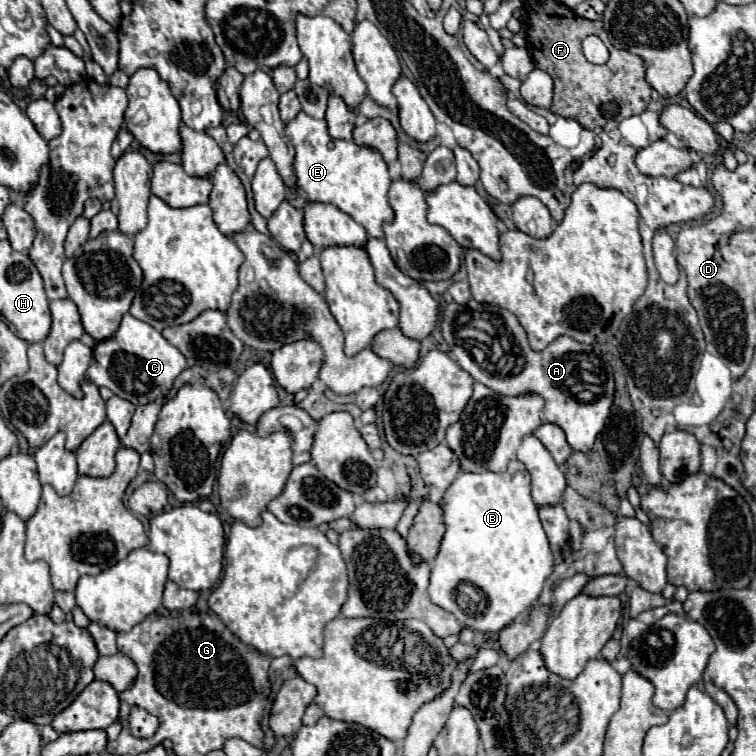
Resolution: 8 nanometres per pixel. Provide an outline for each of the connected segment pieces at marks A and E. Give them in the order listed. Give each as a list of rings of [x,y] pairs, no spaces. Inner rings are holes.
[[[469,301],[467,305],[447,303],[441,319],[443,337],[451,347],[453,359],[479,383],[489,389],[519,397],[527,393],[535,393],[545,401],[545,421],[555,423],[567,435],[567,443],[573,451],[589,453],[597,435],[603,431],[613,397],[615,397],[615,381],[611,373],[611,365],[605,355],[593,345],[581,345],[577,341],[559,339],[553,349],[545,349],[543,353],[535,353],[529,347],[527,333],[521,329],[519,321],[505,309],[481,305],[477,301]],[[473,313],[491,313],[491,317],[499,317],[505,333],[509,335],[489,335],[487,331],[473,327]]]
[[[299,113],[285,133],[295,147],[295,177],[297,185],[315,203],[331,203],[343,213],[361,223],[371,237],[383,237],[383,225],[393,221],[393,209],[387,199],[391,177],[387,165],[373,149],[361,149],[353,141],[333,139],[327,133],[325,119],[313,119],[307,113]]]

